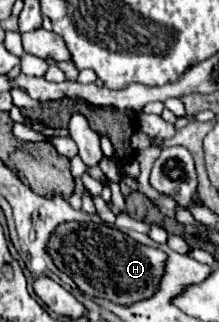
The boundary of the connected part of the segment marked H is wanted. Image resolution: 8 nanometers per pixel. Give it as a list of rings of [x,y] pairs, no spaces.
[[[66,221],[56,227],[46,247],[54,265],[72,277],[80,291],[92,297],[104,297],[120,305],[152,297],[162,277],[166,255],[160,249],[140,245],[122,231],[106,223],[78,223]]]

